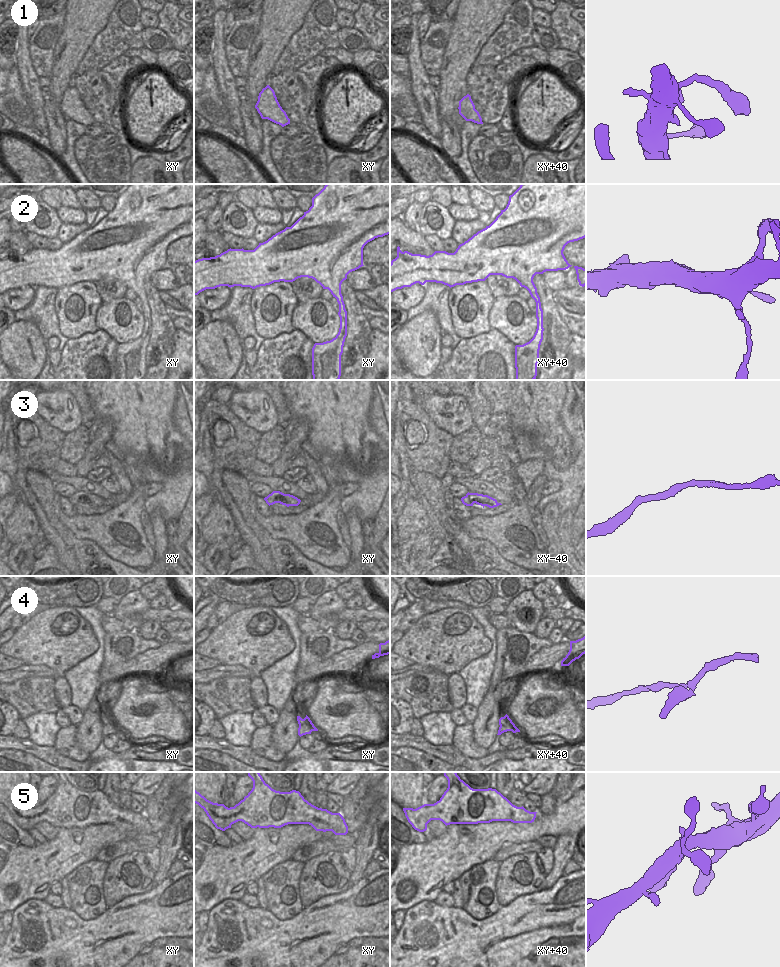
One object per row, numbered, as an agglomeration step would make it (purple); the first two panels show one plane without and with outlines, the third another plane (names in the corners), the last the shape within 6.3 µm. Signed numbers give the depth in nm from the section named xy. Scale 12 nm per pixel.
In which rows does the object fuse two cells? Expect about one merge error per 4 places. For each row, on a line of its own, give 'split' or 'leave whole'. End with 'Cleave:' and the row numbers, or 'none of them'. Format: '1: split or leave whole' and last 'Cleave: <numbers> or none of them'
1: split
2: leave whole
3: leave whole
4: split
5: leave whole
Cleave: 1, 4

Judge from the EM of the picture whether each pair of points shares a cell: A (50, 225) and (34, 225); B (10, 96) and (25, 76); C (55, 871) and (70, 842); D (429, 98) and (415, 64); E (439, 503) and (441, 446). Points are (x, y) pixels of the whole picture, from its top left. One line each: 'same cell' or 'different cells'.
A: same cell
B: different cells
C: same cell
D: same cell
E: different cells

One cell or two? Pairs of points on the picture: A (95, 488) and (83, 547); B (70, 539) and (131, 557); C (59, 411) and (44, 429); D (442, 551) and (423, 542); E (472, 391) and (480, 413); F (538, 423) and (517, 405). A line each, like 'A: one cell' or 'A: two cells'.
A: two cells
B: two cells
C: two cells
D: two cells
E: one cell
F: one cell

